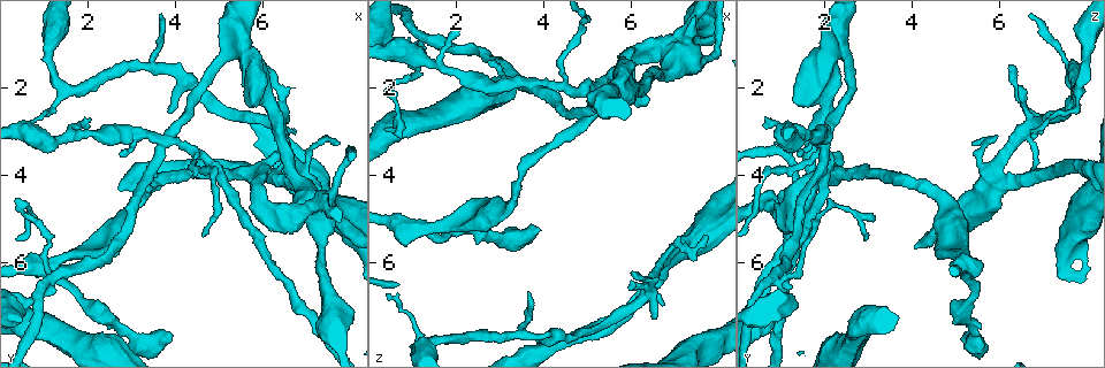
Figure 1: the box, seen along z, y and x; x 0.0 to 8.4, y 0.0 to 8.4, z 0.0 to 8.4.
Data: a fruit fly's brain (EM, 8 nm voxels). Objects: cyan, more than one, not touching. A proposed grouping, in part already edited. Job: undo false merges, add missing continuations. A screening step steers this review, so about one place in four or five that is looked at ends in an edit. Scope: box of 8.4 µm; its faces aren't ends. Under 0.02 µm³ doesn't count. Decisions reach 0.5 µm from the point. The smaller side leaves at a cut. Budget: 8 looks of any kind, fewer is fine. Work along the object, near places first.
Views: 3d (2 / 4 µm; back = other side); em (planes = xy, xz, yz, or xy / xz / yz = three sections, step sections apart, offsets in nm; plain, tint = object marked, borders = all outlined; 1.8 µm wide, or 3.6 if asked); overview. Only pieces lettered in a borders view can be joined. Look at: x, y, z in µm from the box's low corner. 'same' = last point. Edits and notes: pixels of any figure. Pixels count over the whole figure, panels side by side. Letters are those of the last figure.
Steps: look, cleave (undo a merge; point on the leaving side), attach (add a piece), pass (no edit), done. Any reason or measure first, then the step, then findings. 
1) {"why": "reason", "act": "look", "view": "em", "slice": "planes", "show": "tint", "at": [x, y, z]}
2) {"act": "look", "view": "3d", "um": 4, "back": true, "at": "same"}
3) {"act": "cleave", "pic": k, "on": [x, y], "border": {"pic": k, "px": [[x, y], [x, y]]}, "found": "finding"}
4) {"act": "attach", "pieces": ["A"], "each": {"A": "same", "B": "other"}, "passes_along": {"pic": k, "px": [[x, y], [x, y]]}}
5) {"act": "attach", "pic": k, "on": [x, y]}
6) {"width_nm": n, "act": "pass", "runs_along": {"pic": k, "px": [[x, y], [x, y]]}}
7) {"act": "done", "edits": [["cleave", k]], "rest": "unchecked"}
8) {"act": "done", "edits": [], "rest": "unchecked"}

{"why": "abrupt turn", "act": "look", "view": "3d", "um": 4, "back": true, "at": [6.80, 4.90, 1.15]}

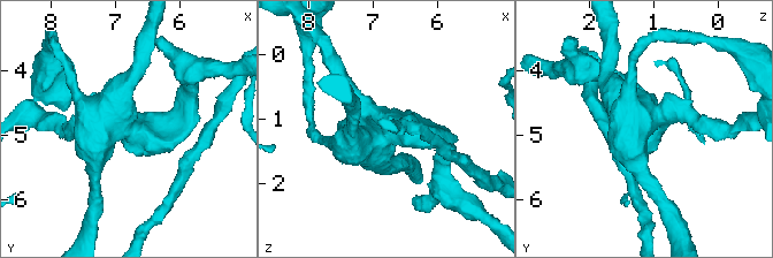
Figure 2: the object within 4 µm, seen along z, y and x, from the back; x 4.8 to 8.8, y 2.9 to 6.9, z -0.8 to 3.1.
{"act": "look", "view": "em", "um": 3.6, "slice": "yz", "step": 16, "show": "plain", "at": [6.85, 4.85, 1.10]}

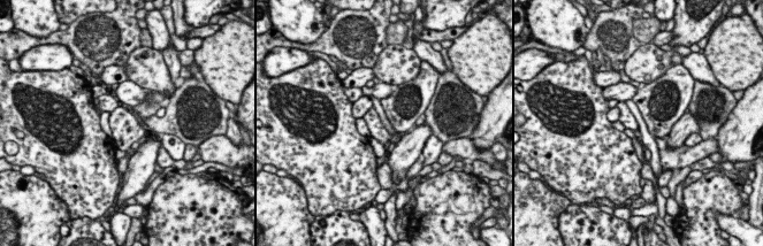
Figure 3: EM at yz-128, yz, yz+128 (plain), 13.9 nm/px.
{"why": "what lies round it", "act": "look", "view": "em", "um": 3.6, "slice": "yz", "step": 16, "show": "borders", "at": "same"}

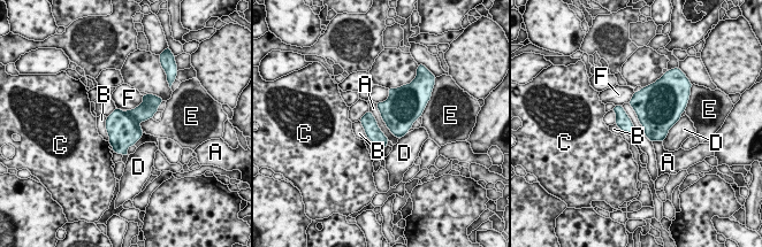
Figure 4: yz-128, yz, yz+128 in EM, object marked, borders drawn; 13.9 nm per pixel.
{"width_nm": 140, "act": "cleave", "pic": 4, "on": [123, 132], "each": {"A": "other", "B": "other", "C": "other", "D": "other", "E": "other", "F": "other"}, "border": {"pic": 4, "px": [[127, 113], [141, 130]]}, "found": "two neurons meet here"}

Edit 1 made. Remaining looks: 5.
{"why": "see it whole again", "act": "look", "view": "overview"}

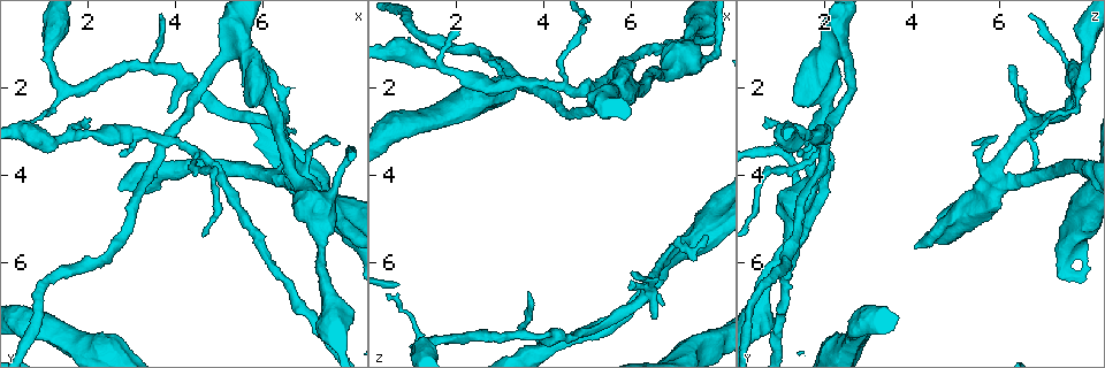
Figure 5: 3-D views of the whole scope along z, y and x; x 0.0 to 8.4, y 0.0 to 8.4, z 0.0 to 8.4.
{"why": "looks like a crossing", "act": "look", "view": "em", "slice": "planes", "show": "borders", "at": [3.70, 3.20, 1.90]}

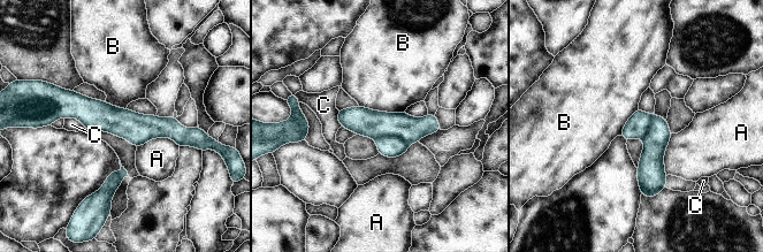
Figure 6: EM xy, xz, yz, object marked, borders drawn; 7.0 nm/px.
{"longest_contact_nm": ["B", 320], "act": "cleave", "pic": 6, "on": [361, 121], "each": {"A": "other", "B": "other", "C": "other"}, "border": {"pic": 6, "px": [[375, 138], [401, 136], [410, 143]]}, "found": "a second neuron is stuck on"}

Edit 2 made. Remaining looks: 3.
{"why": "touches itself", "act": "look", "view": "3d", "um": 2, "back": true, "at": [6.40, 2.85, 6.65]}

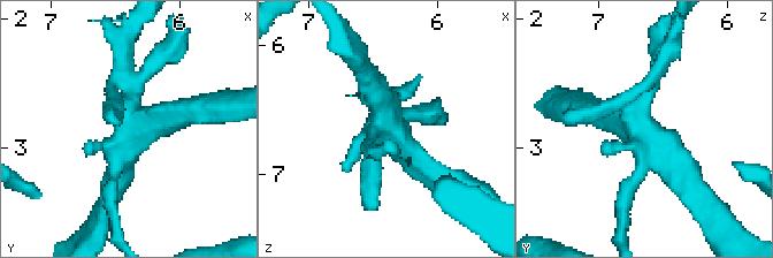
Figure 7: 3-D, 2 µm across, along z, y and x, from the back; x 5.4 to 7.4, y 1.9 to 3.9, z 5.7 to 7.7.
{"why": "need the tissue", "act": "look", "view": "em", "slice": "planes", "show": "borders", "at": [6.34, 2.86, 6.70]}

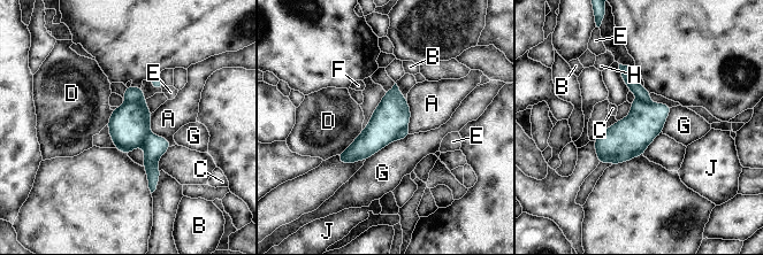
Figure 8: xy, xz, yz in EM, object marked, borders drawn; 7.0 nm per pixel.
{"act": "cleave", "pic": 8, "on": [131, 93], "each": {"A": "other", "B": "other", "C": "other", "D": "other", "E": "other", "F": "other", "G": "other", "H": "other", "J": "other"}, "found": "two neurons meet here"}

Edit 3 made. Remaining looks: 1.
{"act": "done", "edits": [["cleave", 4], ["cleave", 6], ["cleave", 8]], "rest": "unchecked"}

